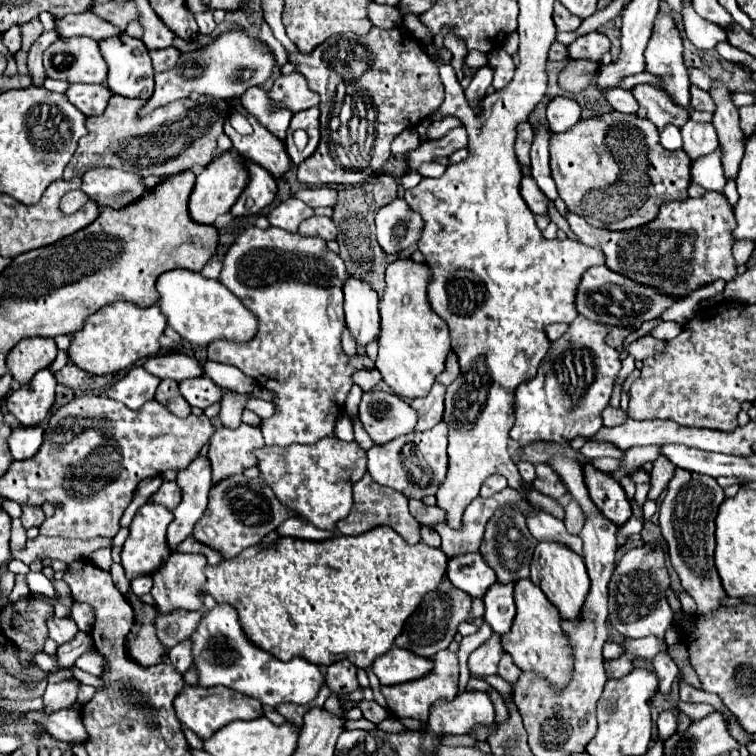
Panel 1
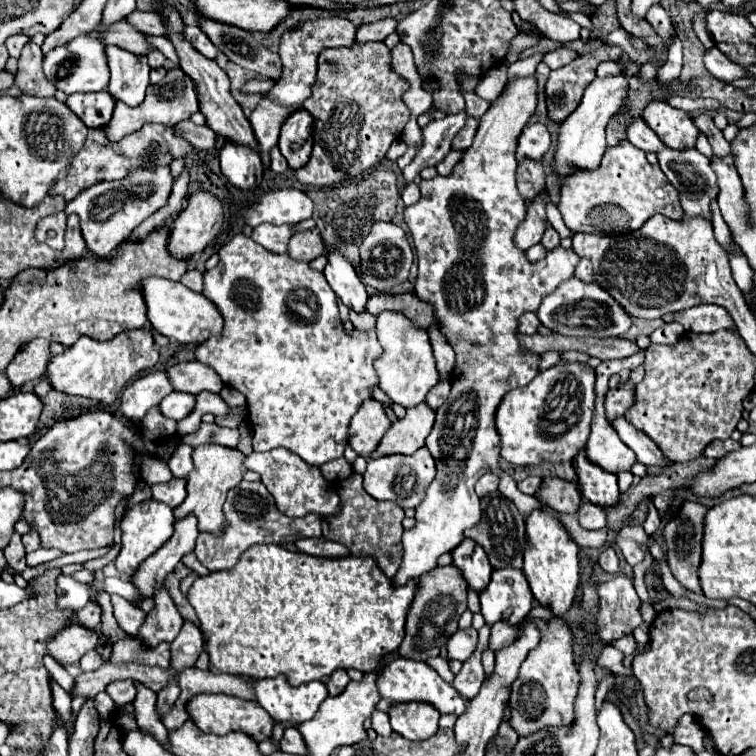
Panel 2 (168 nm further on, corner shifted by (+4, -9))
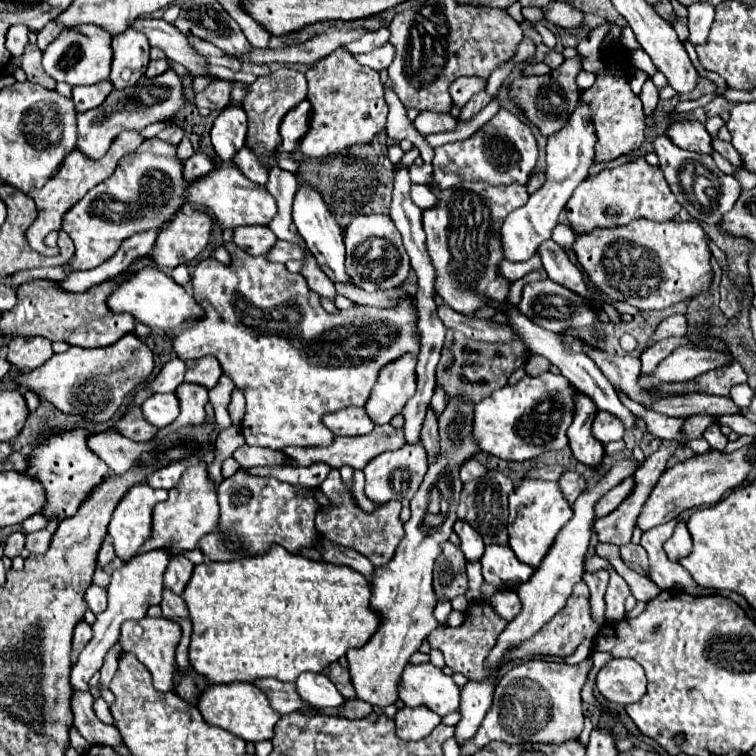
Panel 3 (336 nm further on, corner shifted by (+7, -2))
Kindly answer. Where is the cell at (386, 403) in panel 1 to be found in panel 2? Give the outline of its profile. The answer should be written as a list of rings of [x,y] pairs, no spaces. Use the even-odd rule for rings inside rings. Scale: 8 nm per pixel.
[[[370,399],[356,411],[348,425],[348,445],[358,453],[368,457],[380,443],[382,435],[388,431],[390,419],[386,417],[384,407]]]

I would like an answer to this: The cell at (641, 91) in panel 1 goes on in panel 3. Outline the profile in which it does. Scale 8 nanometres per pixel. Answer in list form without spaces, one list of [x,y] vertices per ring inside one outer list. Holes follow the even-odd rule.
[[[677,120],[671,122],[665,132],[671,142],[681,146],[683,150],[693,150],[701,154],[711,154],[711,136],[707,134],[705,126],[697,120]]]

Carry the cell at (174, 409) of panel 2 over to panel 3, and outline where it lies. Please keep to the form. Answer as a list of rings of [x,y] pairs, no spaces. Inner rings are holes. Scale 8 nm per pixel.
[[[175,392],[153,394],[141,404],[143,416],[157,428],[171,424],[179,416],[179,398]]]

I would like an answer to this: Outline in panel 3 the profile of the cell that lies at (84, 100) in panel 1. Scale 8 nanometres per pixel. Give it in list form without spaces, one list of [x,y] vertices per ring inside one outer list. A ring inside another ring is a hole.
[[[103,80],[101,84],[93,84],[93,86],[77,86],[73,88],[73,102],[75,102],[75,110],[77,112],[87,112],[91,108],[97,108],[113,90],[109,80]]]

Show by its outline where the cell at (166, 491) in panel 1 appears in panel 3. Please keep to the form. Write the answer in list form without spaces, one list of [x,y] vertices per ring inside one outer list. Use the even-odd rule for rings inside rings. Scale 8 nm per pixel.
[[[175,460],[175,462],[169,462],[167,466],[161,466],[157,472],[153,472],[149,478],[147,478],[147,484],[153,486],[153,488],[163,488],[163,490],[171,490],[177,486],[181,474],[185,470],[185,462],[183,460]]]

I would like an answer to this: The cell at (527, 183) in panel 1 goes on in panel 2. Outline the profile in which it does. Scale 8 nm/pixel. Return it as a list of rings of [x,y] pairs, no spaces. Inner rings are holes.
[[[548,225],[548,229],[546,229],[546,233],[544,233],[544,237],[542,237],[542,245],[544,245],[546,251],[550,251],[550,249],[554,249],[554,247],[560,245],[560,237],[558,237],[558,233],[554,231],[552,225]]]

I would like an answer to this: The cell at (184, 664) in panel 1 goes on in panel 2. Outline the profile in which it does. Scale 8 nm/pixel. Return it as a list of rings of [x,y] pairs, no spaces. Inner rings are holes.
[[[184,621],[184,627],[180,631],[180,635],[172,641],[170,649],[172,649],[172,667],[174,669],[186,669],[192,667],[198,659],[198,655],[202,653],[202,631],[198,629],[196,623]]]

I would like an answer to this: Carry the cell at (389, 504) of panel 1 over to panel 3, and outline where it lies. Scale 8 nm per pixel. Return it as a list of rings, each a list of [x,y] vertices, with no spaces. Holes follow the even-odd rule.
[[[339,470],[329,472],[325,482],[321,484],[321,490],[325,492],[325,496],[329,498],[331,504],[319,508],[319,514],[315,518],[317,532],[331,542],[337,542],[337,544],[343,544],[347,548],[361,552],[365,558],[369,558],[373,562],[373,566],[385,566],[395,556],[395,550],[405,534],[403,522],[399,518],[401,502],[391,500],[387,504],[379,504],[379,506],[375,506],[373,512],[361,510],[353,498],[349,486],[343,482]]]

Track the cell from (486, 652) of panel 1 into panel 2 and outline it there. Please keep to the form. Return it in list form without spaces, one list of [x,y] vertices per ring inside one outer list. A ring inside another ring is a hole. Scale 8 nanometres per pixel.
[[[498,621],[498,625],[492,625],[492,635],[490,635],[490,649],[498,651],[506,645],[510,645],[518,637],[518,627],[506,625],[506,621]]]

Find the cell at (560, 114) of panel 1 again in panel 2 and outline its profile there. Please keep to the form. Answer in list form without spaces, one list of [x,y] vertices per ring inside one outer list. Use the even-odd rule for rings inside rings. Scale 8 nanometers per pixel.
[[[542,123],[526,125],[518,137],[518,147],[516,147],[516,161],[524,161],[530,157],[532,161],[540,161],[542,155],[550,147],[550,133]]]

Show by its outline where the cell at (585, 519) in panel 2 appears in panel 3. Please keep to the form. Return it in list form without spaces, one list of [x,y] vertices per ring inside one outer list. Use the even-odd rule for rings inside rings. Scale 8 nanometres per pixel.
[[[629,476],[629,478],[625,478],[625,482],[621,482],[619,486],[615,486],[613,490],[609,490],[597,504],[595,504],[595,516],[597,518],[601,518],[601,516],[607,516],[611,510],[615,510],[621,502],[623,502],[623,498],[631,492],[631,486],[633,486],[633,476]]]

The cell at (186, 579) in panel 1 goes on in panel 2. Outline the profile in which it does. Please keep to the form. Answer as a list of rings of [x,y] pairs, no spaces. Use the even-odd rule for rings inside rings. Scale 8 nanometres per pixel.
[[[164,587],[156,591],[154,601],[156,601],[156,607],[148,613],[146,621],[140,625],[138,633],[134,635],[134,639],[142,641],[142,645],[146,645],[150,649],[160,645],[162,641],[172,643],[184,623],[182,615],[178,613],[174,601],[170,599],[170,595]]]

